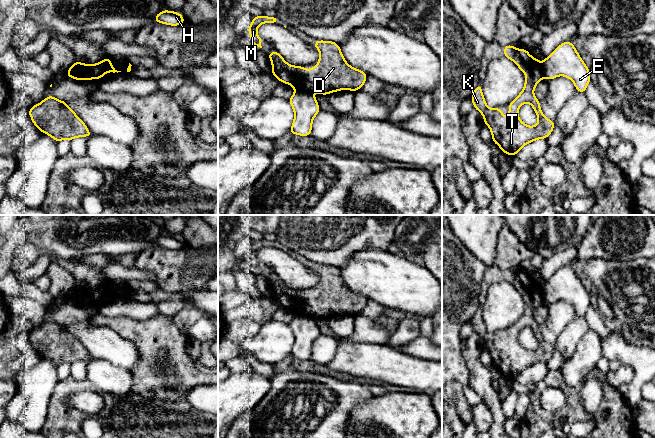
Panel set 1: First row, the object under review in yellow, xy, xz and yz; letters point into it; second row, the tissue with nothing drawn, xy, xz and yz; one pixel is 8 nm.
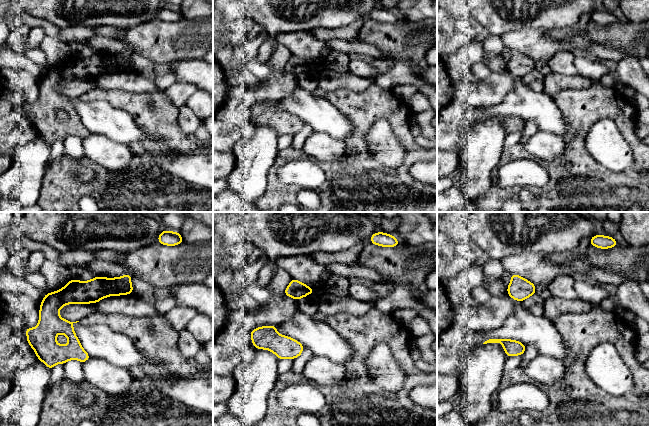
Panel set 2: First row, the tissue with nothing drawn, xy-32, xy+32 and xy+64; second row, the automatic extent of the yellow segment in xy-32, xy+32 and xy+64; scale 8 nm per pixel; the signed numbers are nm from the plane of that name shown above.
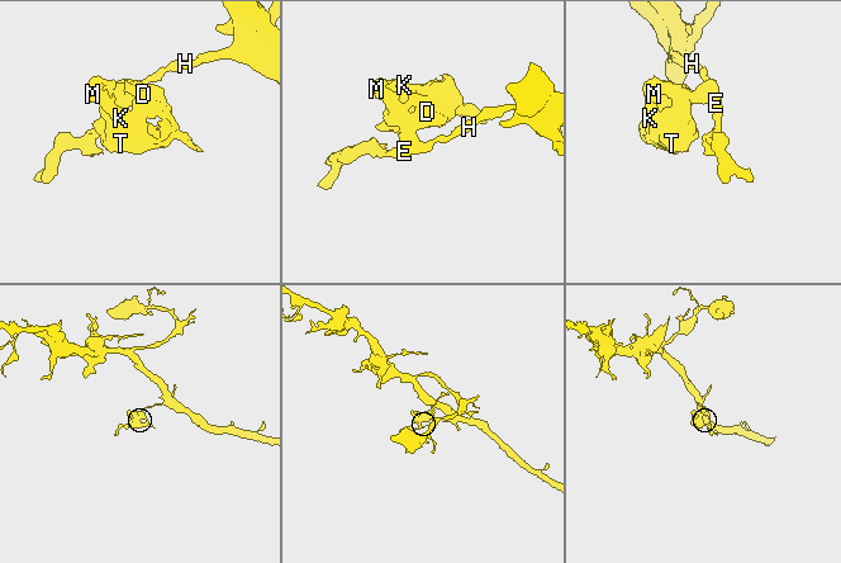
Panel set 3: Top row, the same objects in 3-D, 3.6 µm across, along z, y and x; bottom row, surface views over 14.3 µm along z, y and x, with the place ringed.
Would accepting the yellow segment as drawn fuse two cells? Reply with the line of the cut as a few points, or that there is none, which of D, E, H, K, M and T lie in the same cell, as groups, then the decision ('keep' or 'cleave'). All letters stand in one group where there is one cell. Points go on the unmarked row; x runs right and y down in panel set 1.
cut xy (79, 286), (73, 294), (67, 295); groups D K M T / E H; cleave

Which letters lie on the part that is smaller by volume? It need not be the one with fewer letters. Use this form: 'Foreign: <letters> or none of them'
Foreign: D, K, M, T

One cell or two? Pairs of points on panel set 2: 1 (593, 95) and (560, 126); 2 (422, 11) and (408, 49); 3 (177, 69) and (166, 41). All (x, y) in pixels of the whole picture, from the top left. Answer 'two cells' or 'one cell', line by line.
1: two cells
2: two cells
3: two cells

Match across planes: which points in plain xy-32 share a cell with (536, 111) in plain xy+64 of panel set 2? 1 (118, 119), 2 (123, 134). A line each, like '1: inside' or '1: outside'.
1: inside
2: inside

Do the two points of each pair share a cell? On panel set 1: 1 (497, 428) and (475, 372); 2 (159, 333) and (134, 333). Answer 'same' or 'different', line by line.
1: same
2: same

